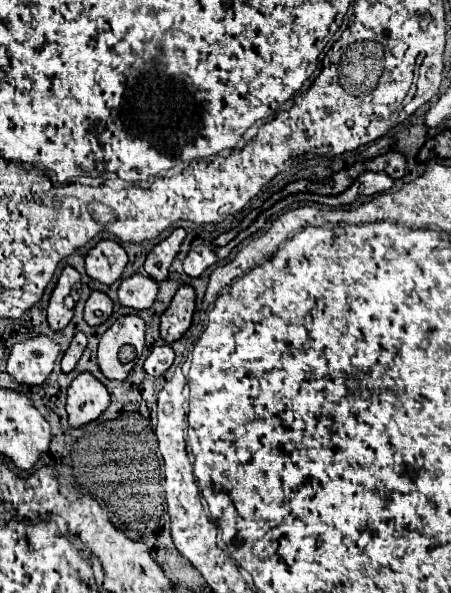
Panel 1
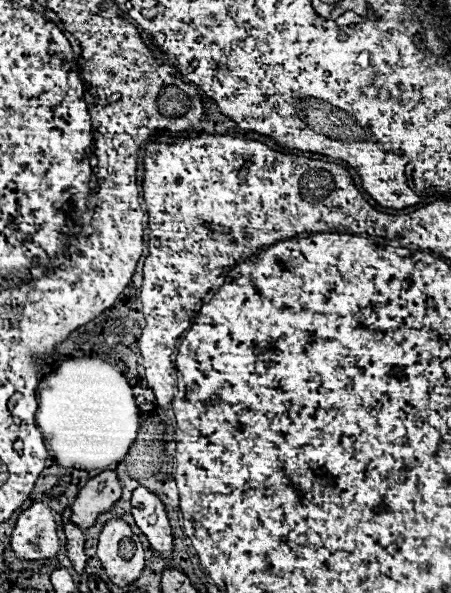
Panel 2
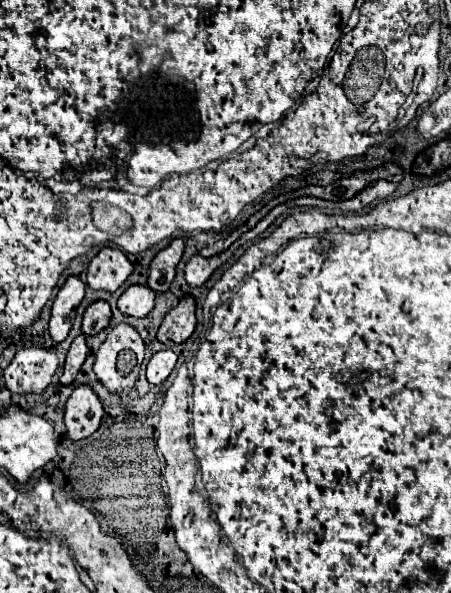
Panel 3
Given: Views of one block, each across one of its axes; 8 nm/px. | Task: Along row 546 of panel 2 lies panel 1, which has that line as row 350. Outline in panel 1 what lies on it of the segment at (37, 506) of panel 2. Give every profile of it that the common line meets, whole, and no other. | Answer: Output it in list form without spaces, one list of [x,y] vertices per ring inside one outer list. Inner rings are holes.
[[[36,336],[24,340],[12,348],[6,372],[26,386],[40,386],[54,370],[54,362],[60,354],[58,344],[48,336]]]

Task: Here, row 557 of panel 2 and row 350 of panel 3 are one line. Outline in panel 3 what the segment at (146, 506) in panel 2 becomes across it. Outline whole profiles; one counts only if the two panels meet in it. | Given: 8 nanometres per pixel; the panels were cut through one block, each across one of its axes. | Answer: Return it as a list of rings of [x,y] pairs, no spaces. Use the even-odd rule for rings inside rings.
[[[160,350],[160,352],[156,352],[150,358],[148,366],[146,366],[146,378],[148,378],[148,382],[162,384],[168,378],[168,374],[172,372],[174,364],[176,364],[176,354],[172,350]]]

